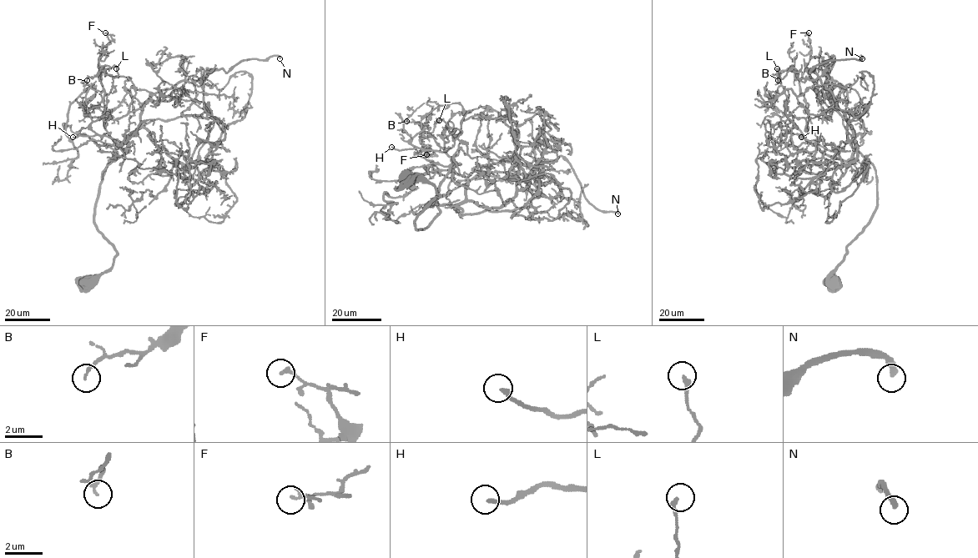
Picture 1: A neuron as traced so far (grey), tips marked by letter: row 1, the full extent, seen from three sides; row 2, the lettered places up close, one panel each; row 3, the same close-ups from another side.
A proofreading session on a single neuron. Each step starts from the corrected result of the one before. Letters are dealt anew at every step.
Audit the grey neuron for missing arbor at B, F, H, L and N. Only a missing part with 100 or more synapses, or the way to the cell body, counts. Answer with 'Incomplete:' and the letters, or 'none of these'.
Incomplete: H, N

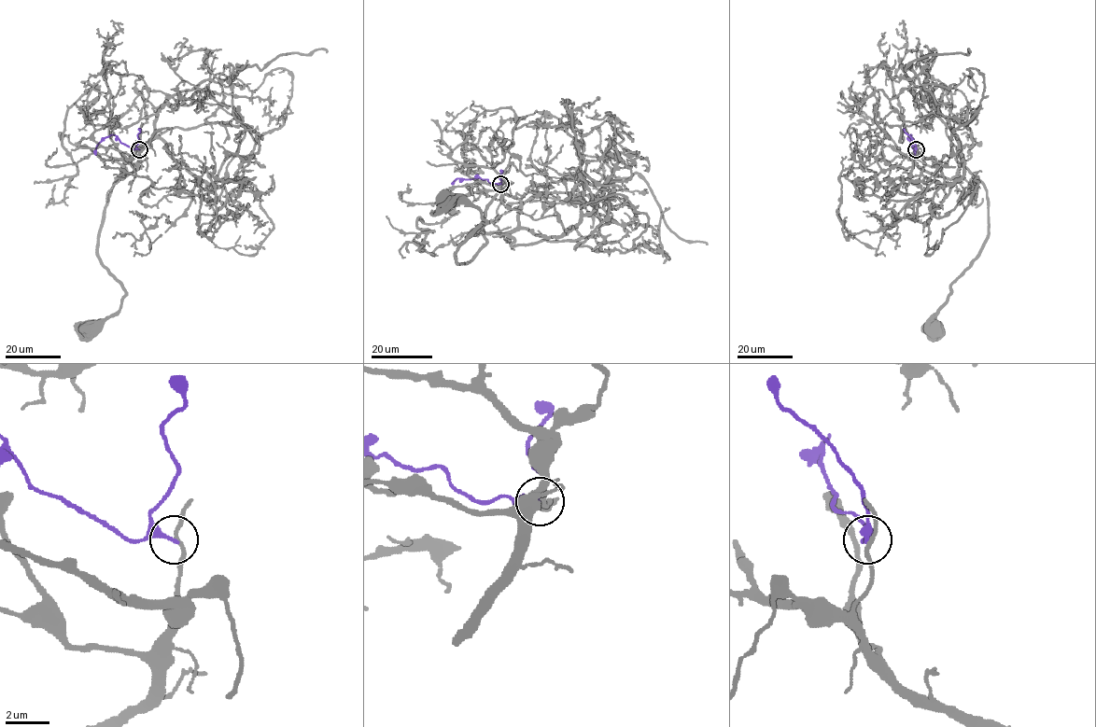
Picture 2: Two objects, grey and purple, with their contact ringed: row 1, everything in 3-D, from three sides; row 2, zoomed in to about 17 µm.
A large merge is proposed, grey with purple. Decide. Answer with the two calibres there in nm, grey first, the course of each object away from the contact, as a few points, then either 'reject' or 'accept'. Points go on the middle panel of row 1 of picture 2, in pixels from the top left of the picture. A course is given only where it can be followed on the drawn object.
170 nm thick on the grey side, 260 nm on the other; grey runs (500, 184), (482, 228), (486, 244), (468, 263), (457, 263), (456, 250), (486, 221), (474, 207), (446, 198); purple runs (500, 184), (491, 184), (478, 177), (454, 182); reject

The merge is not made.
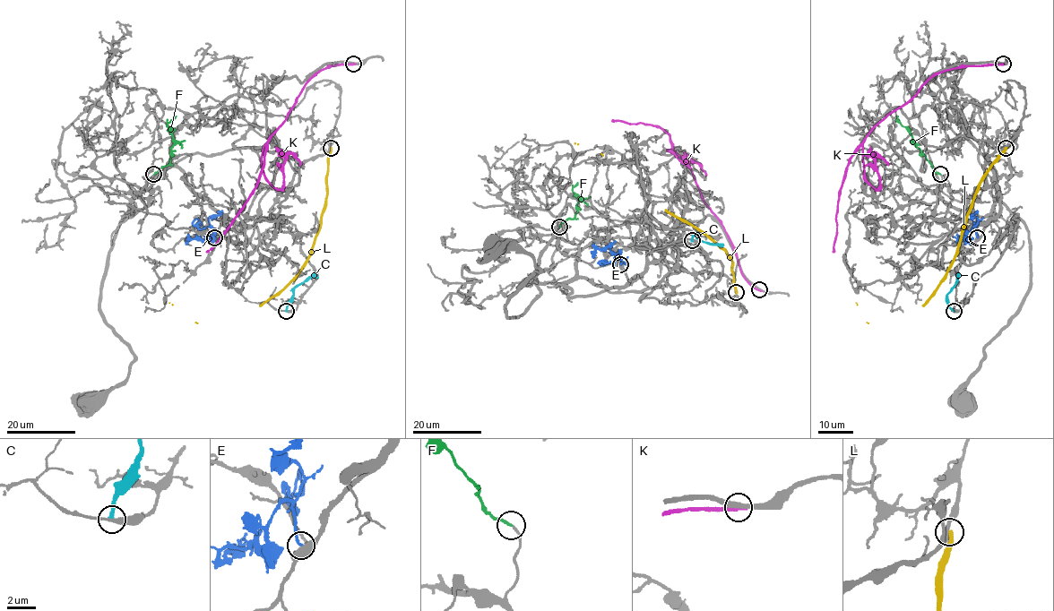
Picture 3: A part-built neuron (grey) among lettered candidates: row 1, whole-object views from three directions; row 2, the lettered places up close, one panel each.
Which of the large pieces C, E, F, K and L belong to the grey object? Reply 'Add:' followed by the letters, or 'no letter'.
Add: F

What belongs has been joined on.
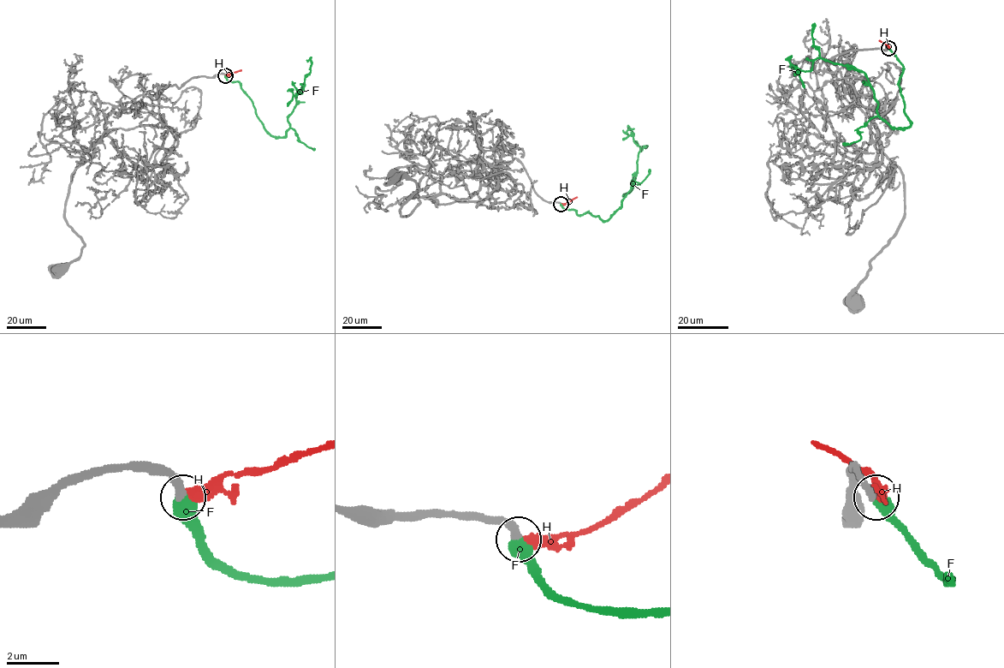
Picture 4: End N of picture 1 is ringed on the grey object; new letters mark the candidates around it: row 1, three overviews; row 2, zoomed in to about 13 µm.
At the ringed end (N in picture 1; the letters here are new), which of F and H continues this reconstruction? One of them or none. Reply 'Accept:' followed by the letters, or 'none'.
Accept: F

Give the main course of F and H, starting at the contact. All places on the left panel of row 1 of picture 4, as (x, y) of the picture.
F: (225, 75), (239, 81), (277, 137), (290, 128), (305, 83), (304, 90), (292, 81)
H: (225, 74), (241, 70)

